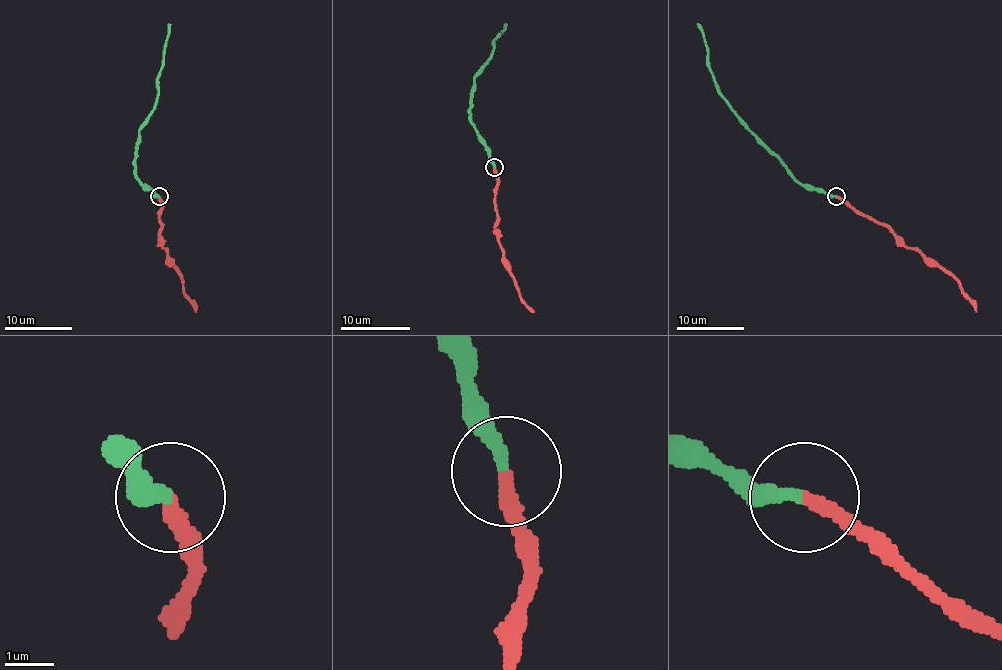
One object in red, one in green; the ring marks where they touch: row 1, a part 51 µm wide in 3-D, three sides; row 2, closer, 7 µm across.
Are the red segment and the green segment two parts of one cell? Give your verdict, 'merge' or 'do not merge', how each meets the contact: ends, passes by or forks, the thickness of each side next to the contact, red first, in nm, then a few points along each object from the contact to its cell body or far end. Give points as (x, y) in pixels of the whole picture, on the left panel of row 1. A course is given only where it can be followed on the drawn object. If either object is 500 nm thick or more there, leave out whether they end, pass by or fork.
merge; red ends; green ends; calibres 280 and 280 nm; course red (159, 196), (161, 245), (183, 282), (183, 293), (196, 312); course green (159, 196), (147, 189), (135, 176), (135, 144), (157, 93), (157, 74), (162, 66), (169, 24)

